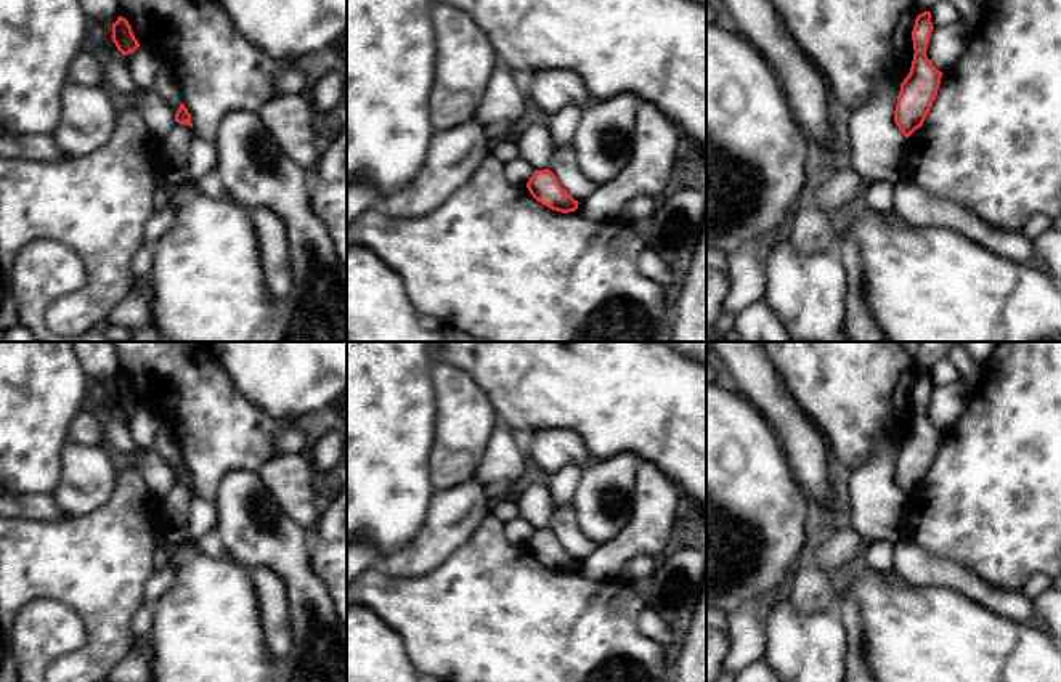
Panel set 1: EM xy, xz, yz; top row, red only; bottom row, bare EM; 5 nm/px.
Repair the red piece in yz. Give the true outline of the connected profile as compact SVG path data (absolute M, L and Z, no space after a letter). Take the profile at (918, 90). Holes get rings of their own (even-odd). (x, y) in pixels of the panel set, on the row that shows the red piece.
M929 11L917 16L912 30L913 61L909 75L900 83L894 111L894 122L905 138L923 125L939 90L942 72L926 56L933 29Z

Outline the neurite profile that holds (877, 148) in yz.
M878 80L864 106L849 119L851 148L846 162L867 183L899 181L904 177L907 138L894 122L900 85Z

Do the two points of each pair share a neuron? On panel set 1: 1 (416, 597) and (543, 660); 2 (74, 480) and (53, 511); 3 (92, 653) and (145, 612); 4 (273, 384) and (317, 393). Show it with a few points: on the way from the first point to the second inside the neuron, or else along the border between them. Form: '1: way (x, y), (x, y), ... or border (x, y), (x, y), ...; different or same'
1: way (448, 618), (455, 621), (495, 621), (511, 629); same
2: border (50, 495), (65, 514); different
3: border (143, 600), (132, 621), (132, 645); different
4: way (284, 384), (305, 384); same

